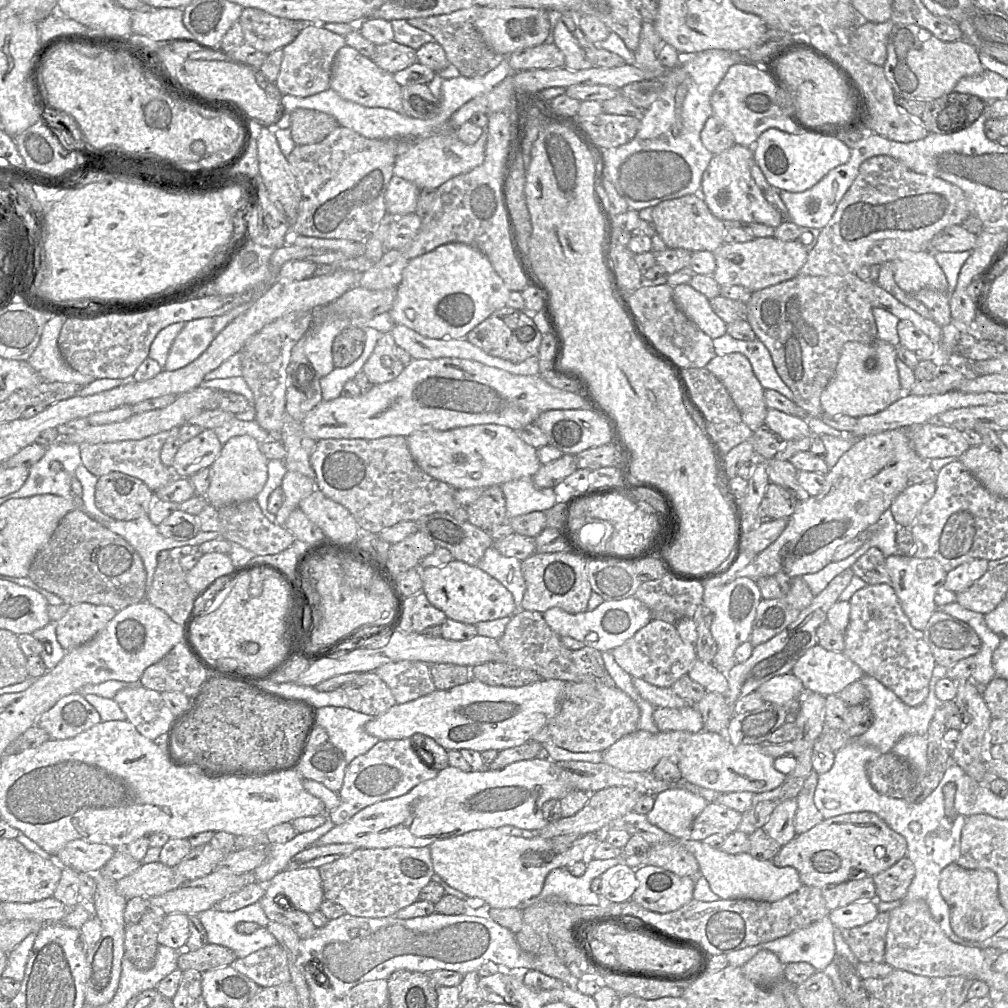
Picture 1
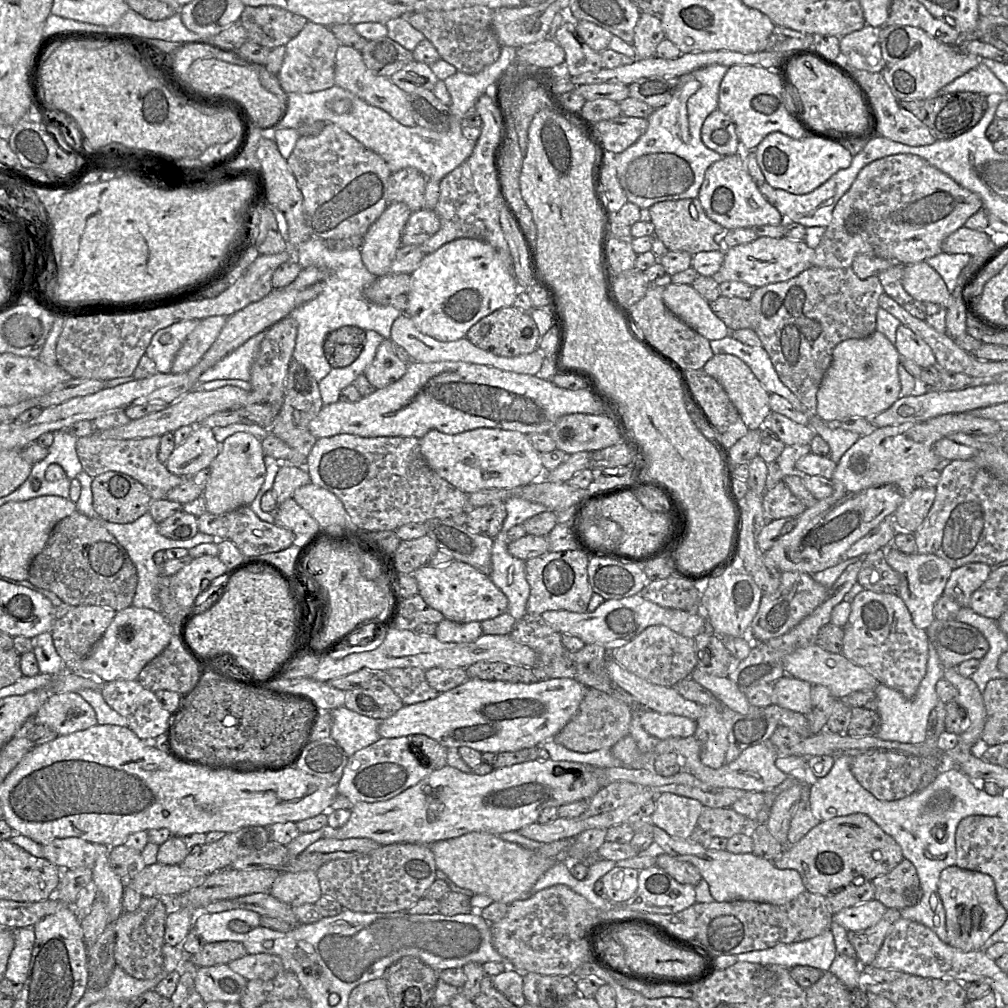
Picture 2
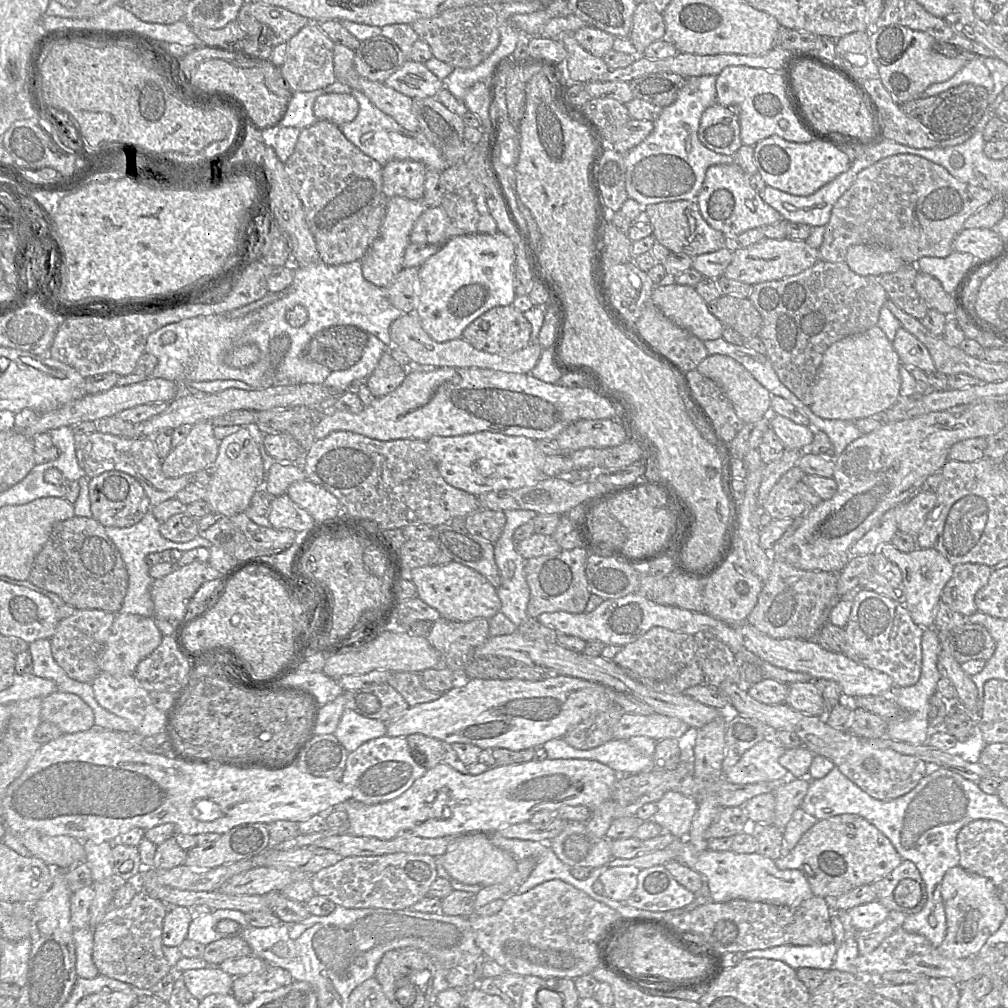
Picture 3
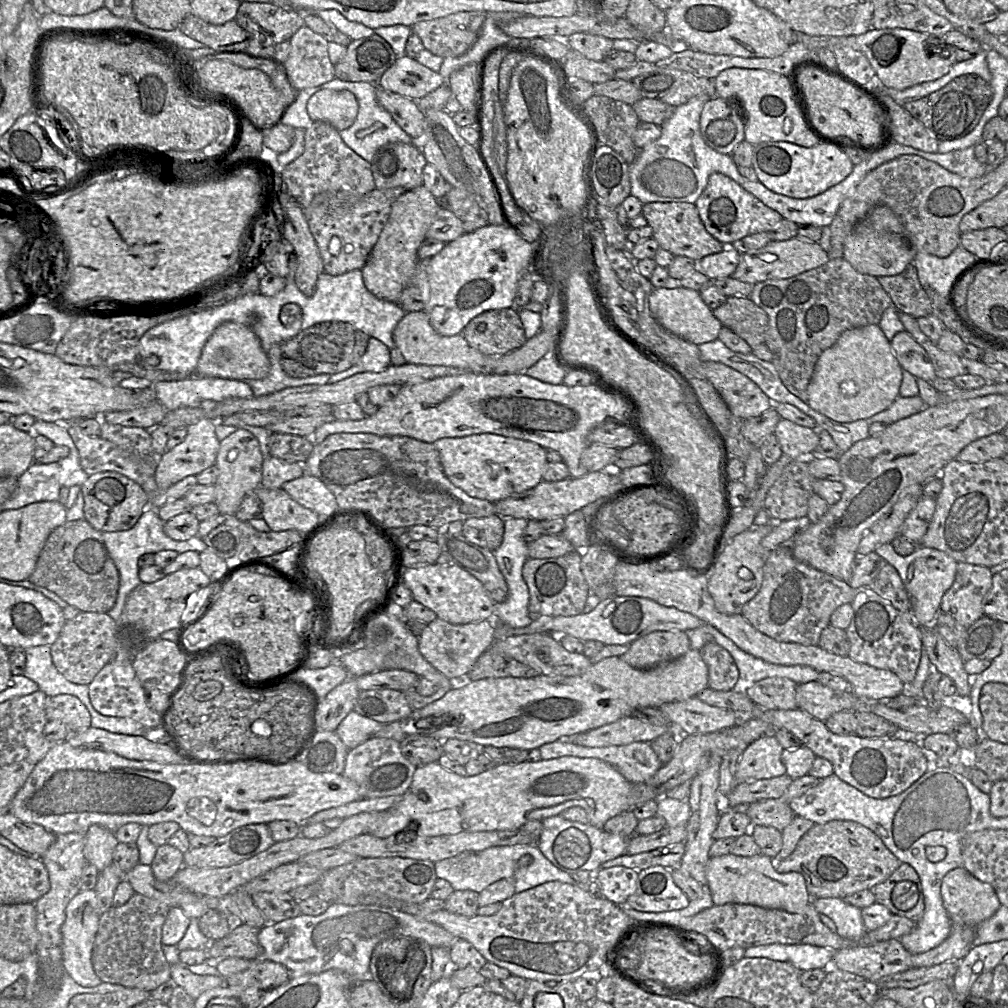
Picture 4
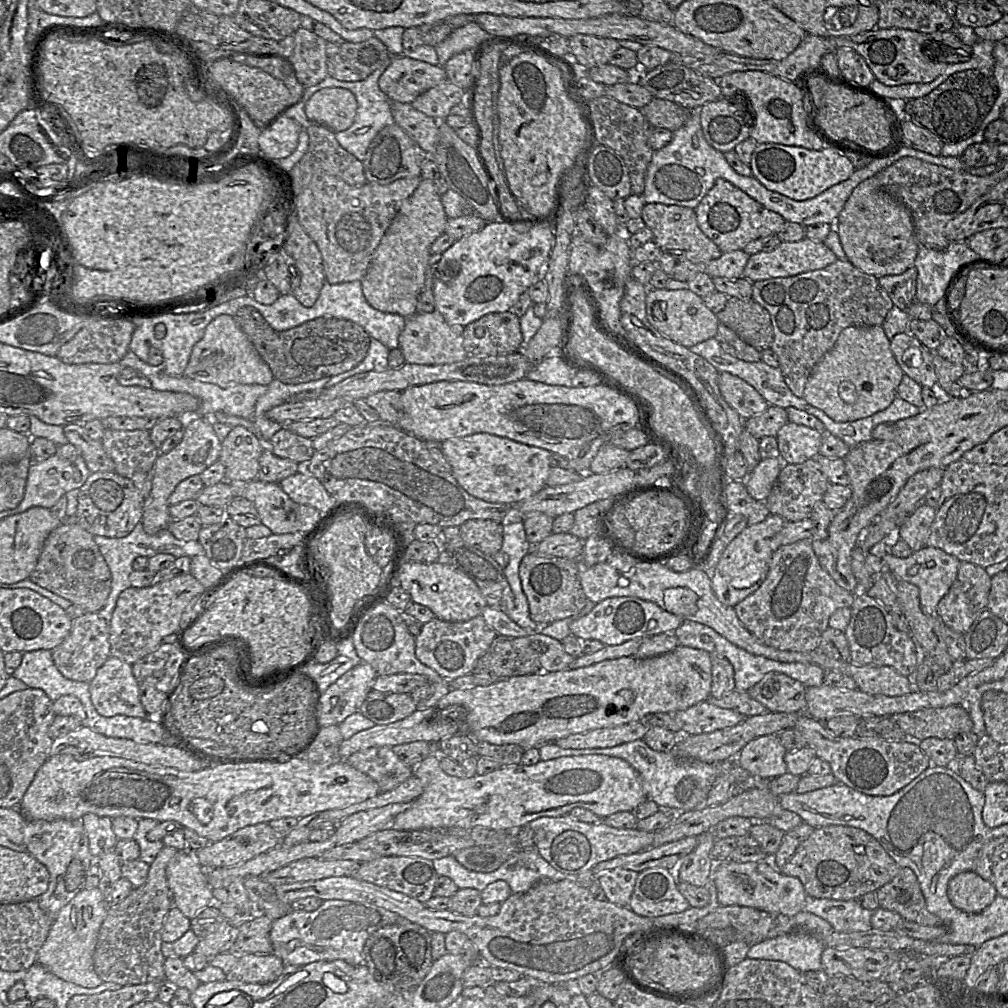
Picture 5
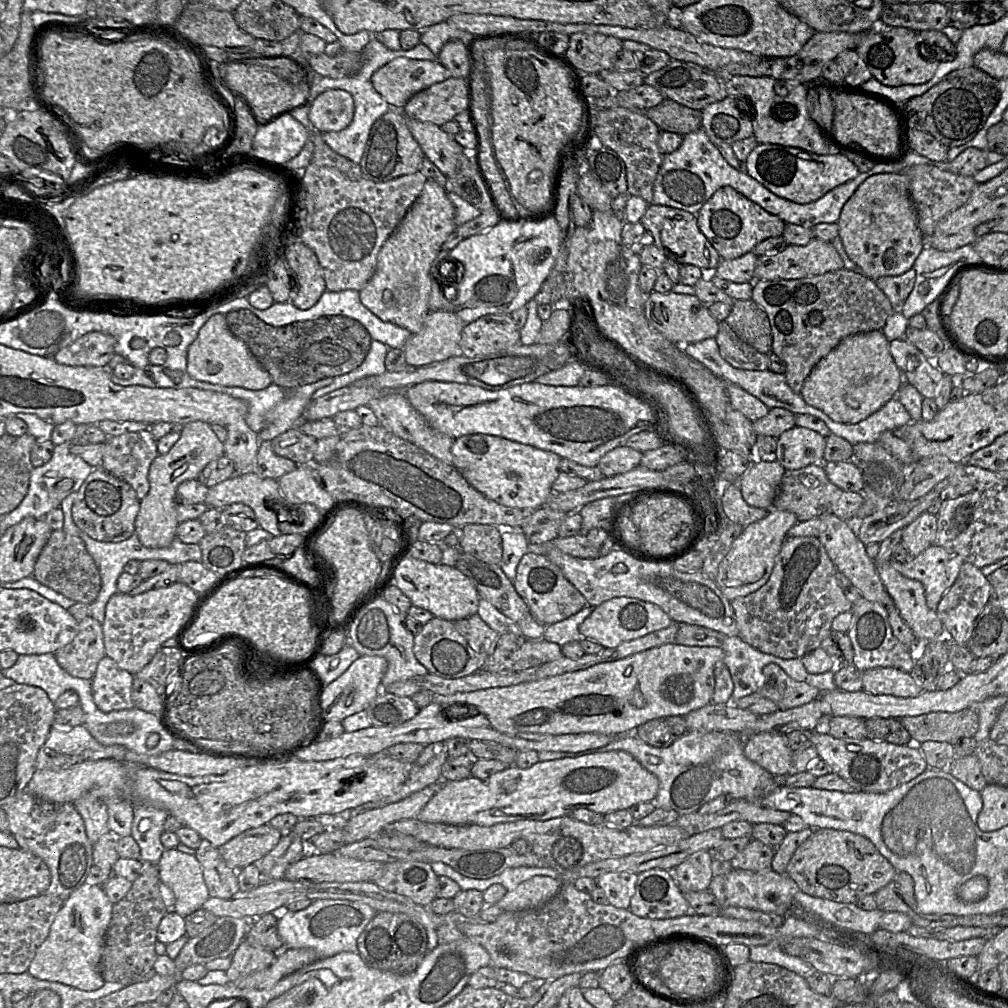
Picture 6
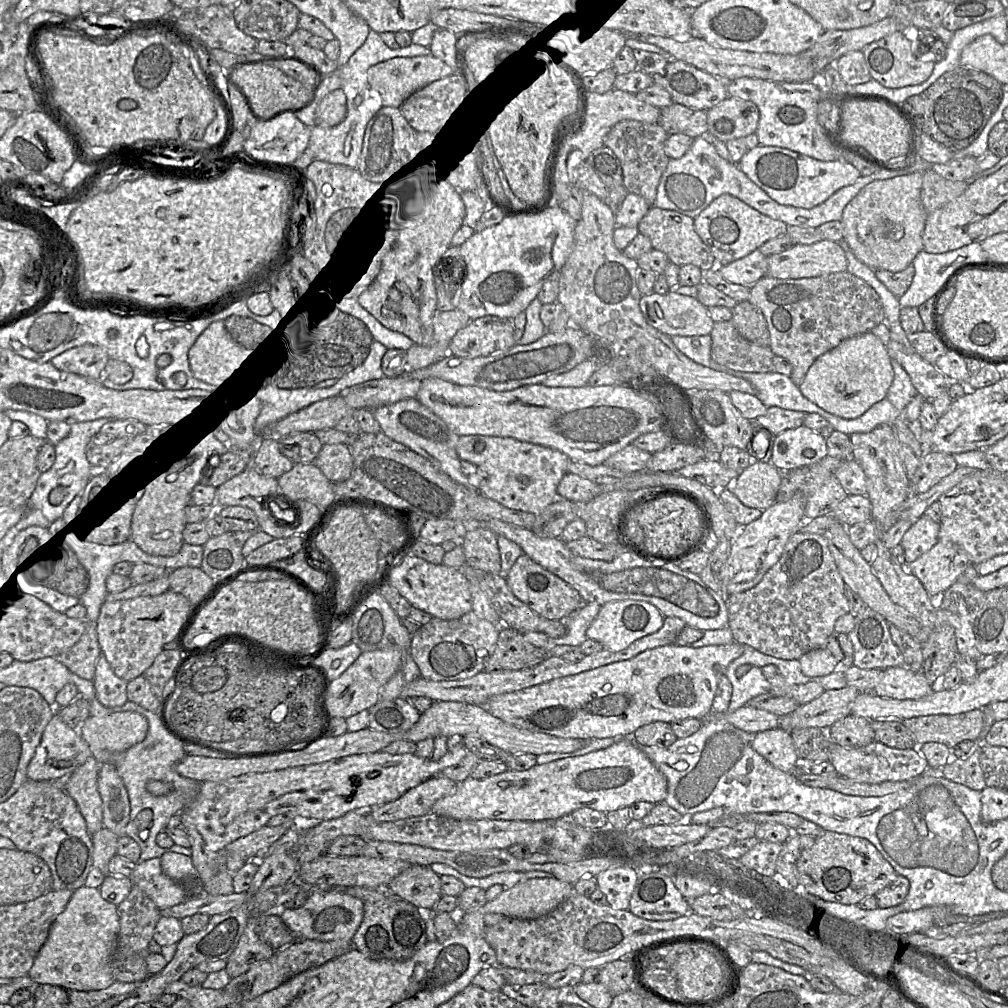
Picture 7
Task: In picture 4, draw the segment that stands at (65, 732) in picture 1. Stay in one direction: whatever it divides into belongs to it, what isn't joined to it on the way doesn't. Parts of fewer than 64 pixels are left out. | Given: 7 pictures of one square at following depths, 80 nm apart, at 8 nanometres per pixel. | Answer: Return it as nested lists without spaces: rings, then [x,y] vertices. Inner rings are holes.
[[[74,695],[47,696],[45,713],[48,720],[60,720],[71,731],[91,727],[91,717],[86,706]]]

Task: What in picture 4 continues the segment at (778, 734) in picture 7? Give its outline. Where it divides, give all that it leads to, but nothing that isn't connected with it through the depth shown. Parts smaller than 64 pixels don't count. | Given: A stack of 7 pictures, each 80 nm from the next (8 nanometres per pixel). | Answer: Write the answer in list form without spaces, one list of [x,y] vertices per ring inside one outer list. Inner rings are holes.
[[[773,733],[751,742],[742,751],[736,765],[737,781],[767,779],[786,774],[781,759],[783,749]]]

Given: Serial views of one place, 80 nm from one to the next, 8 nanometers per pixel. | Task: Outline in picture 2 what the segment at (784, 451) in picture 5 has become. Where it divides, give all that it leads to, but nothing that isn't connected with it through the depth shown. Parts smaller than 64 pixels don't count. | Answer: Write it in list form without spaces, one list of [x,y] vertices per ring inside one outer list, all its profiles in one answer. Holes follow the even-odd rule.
[[[771,412],[765,427],[771,429],[786,446],[810,445],[814,431],[810,425],[798,424],[786,416]]]

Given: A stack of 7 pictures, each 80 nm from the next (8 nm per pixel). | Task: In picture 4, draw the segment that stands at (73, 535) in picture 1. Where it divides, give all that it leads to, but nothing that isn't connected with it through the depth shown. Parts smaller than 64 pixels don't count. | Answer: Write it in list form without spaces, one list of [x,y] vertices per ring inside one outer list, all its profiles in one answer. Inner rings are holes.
[[[85,519],[66,521],[48,536],[28,580],[54,592],[81,612],[108,613],[115,605],[120,577],[102,533]]]

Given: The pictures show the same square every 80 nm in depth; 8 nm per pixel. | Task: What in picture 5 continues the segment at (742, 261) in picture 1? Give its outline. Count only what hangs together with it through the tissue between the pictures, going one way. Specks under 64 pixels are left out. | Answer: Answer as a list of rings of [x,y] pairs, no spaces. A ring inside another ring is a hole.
[[[804,237],[796,242],[781,242],[771,251],[750,255],[742,277],[751,282],[790,277],[825,268],[837,259],[823,242]]]

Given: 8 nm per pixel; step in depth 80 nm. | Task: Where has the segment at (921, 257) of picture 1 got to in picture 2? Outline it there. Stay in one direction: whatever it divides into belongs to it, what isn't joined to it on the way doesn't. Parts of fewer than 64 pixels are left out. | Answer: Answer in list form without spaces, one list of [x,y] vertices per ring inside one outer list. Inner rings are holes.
[[[925,261],[905,265],[902,278],[905,291],[923,303],[935,303],[947,308],[951,294],[942,277]]]

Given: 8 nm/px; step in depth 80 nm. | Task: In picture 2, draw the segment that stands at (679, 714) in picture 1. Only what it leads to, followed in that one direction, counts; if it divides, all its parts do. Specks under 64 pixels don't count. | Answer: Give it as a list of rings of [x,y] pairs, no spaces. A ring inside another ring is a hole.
[[[640,708],[639,720],[643,729],[659,740],[694,736],[696,731],[696,721],[690,718],[674,714],[661,714],[644,708]]]

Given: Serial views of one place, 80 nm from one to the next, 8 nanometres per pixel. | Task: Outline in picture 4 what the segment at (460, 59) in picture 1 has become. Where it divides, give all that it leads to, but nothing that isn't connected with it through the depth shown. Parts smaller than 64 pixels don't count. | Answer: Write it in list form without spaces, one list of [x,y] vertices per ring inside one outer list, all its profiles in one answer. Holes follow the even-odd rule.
[[[484,11],[458,12],[418,22],[411,28],[432,54],[442,58],[458,57],[475,44],[487,17]]]

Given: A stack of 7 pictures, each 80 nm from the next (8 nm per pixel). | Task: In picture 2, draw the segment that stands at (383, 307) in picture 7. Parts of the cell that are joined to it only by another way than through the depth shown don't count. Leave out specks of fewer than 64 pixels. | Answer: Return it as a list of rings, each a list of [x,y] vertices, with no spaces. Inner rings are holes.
[[[389,203],[362,237],[361,258],[374,276],[382,277],[390,273],[396,252],[402,245],[403,230],[411,214],[412,211],[405,203]]]

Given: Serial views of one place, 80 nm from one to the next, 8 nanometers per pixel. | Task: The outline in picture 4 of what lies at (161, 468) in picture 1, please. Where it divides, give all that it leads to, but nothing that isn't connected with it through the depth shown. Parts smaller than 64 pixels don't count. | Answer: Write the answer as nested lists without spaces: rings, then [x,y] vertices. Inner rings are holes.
[[[77,422],[63,424],[67,425],[68,433],[79,452],[80,465],[89,476],[99,472],[113,471],[130,478],[145,491],[149,499],[149,507],[151,508],[158,509],[168,502],[183,498],[193,486],[198,484],[196,476],[190,475],[173,484],[167,490],[160,490],[155,480],[159,457],[155,453],[139,454],[138,452],[134,452],[134,450],[123,449],[100,436],[93,437],[85,435],[77,425]]]

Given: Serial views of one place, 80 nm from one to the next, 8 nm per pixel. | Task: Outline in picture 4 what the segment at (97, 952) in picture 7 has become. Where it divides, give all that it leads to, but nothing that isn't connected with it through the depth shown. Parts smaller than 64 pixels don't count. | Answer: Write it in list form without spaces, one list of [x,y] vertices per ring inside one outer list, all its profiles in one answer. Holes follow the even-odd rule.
[[[94,889],[77,893],[65,909],[65,921],[61,927],[63,966],[66,974],[83,987],[98,986],[102,982],[92,966],[92,949],[101,915]]]

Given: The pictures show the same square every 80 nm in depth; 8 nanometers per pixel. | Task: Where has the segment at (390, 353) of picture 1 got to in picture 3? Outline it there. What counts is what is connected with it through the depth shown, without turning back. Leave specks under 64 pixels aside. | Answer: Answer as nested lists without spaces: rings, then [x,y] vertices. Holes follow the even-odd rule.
[[[387,350],[365,382],[372,396],[380,398],[394,391],[403,382],[407,370]]]

